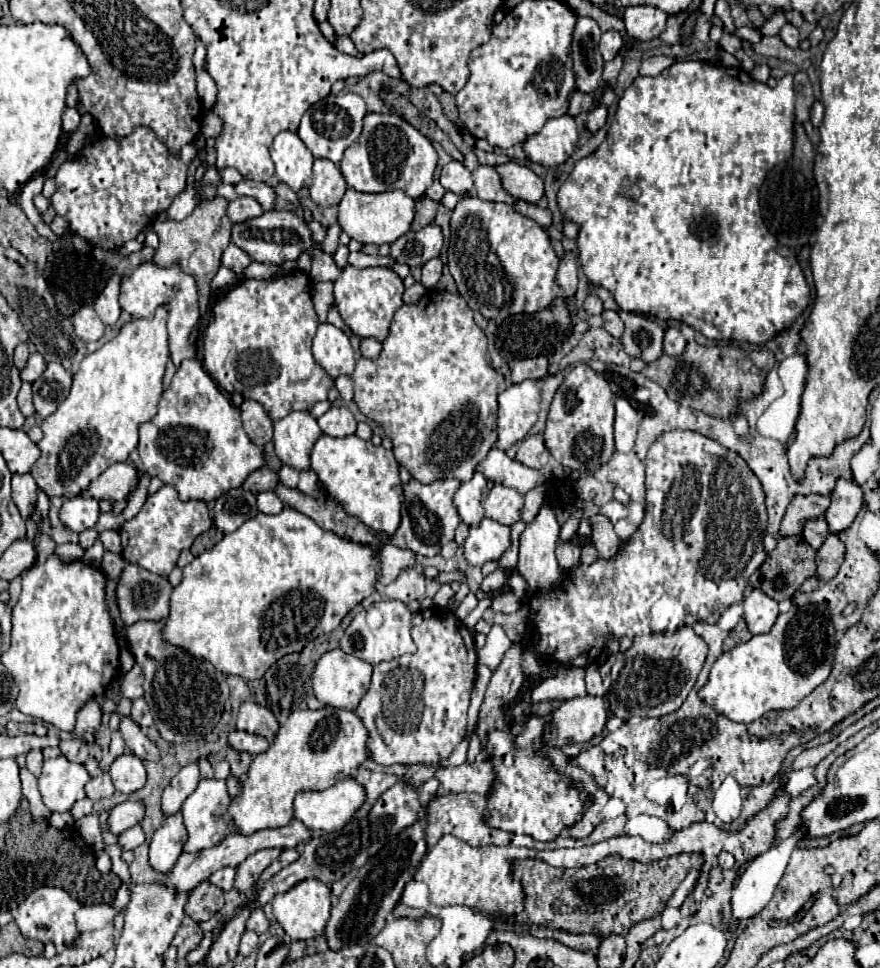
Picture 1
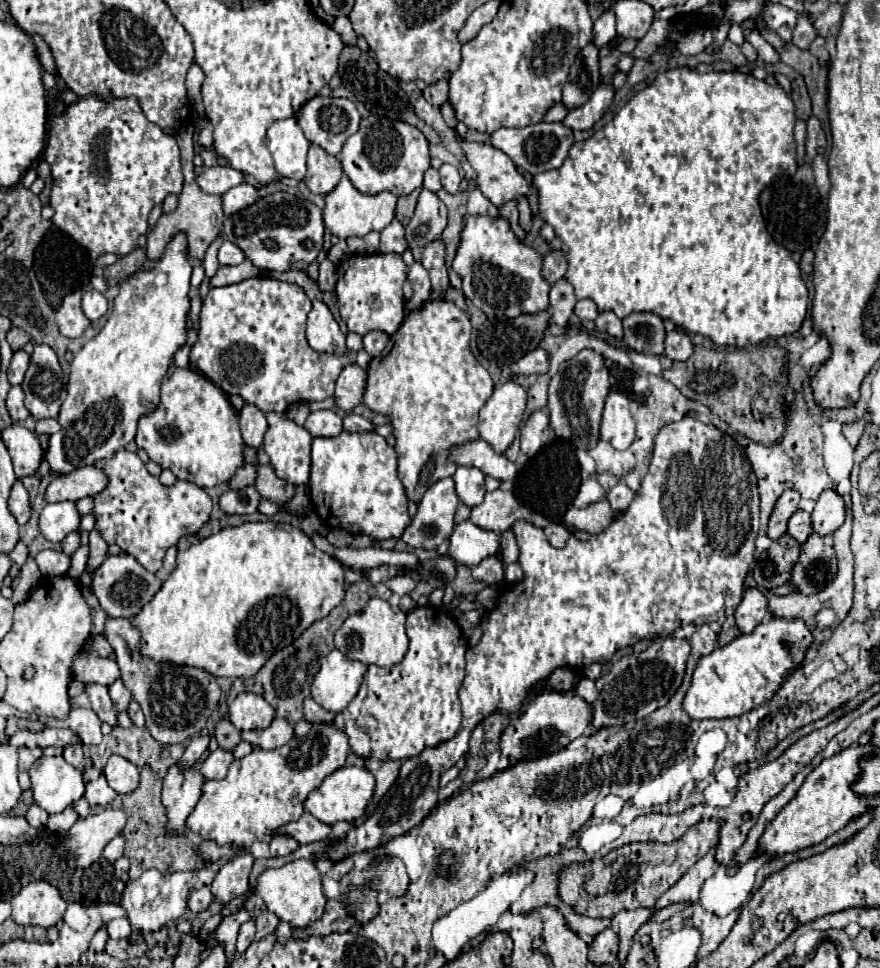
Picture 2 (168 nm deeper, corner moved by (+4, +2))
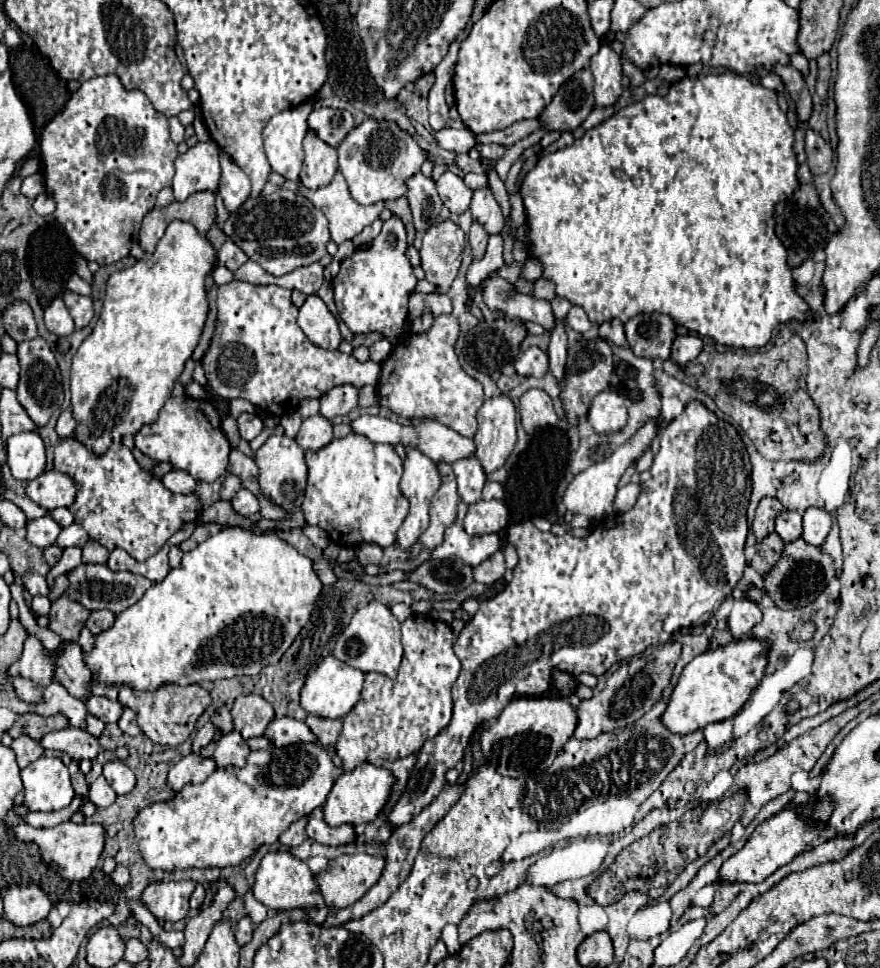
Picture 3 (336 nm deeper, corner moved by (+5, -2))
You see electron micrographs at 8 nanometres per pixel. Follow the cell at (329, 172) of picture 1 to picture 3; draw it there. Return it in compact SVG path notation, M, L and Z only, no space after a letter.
M308 132L304 138L304 154L300 182L310 190L330 184L332 176L338 172L336 148L324 144L314 132Z

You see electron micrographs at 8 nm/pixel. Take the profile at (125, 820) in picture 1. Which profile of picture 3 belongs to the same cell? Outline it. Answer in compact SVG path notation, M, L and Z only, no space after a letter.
M68 820L68 822L64 822L56 828L38 830L38 828L28 826L26 822L20 822L20 824L12 826L10 832L20 842L38 844L38 848L42 852L42 860L66 880L84 880L84 878L88 878L92 874L92 870L96 868L102 852L104 852L104 826L102 824L86 824L86 822L84 824L74 824L74 822Z

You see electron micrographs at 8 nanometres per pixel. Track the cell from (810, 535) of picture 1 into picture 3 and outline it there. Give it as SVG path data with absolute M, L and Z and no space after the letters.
M784 510L778 518L776 518L776 534L784 540L784 542L792 542L802 538L802 516L798 512L790 512Z

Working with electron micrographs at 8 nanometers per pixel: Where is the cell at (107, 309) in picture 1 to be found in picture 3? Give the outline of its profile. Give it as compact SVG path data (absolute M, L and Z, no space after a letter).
M66 292L64 296L64 302L74 318L74 324L76 328L84 328L90 324L90 320L94 318L94 302L92 298L88 296L78 296L78 294L72 294L72 292Z

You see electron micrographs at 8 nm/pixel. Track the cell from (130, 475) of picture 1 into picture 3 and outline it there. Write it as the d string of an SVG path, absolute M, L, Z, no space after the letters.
M44 472L28 482L26 494L32 502L46 510L70 506L72 500L76 500L76 480L62 472Z

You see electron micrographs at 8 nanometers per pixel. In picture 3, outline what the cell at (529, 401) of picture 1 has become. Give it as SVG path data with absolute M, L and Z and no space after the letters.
M510 396L488 398L478 410L476 458L486 472L498 470L516 444L516 408Z

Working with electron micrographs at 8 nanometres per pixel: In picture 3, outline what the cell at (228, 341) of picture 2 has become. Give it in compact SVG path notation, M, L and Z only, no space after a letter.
M240 280L218 288L216 330L212 334L206 354L202 356L202 368L206 372L210 390L226 400L244 398L264 412L270 412L274 416L284 416L288 412L296 412L296 408L302 400L320 398L330 388L340 386L340 384L356 384L356 386L372 384L372 386L376 386L378 374L380 374L380 364L376 364L372 360L358 362L356 358L352 358L350 354L344 354L340 350L330 352L330 350L316 348L304 336L300 326L296 324L298 308L292 304L290 296L292 296L292 292L286 288L254 286L254 284L240 282Z

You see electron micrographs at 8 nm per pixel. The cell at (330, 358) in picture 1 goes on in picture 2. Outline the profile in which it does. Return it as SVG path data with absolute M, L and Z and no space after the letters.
M313 300L313 308L307 316L307 340L317 352L347 352L345 334L341 332L331 310L321 300Z

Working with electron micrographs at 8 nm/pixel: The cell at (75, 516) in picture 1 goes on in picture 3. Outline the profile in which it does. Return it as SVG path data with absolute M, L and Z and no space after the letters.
M46 514L42 518L36 518L36 520L28 522L26 538L28 538L30 544L44 550L44 548L48 548L48 546L52 546L56 542L60 532L62 532L62 526L52 516Z

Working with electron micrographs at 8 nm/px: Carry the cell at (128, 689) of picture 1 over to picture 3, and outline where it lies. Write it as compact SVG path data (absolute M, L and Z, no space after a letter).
M94 696L86 702L88 712L92 712L94 716L98 716L102 722L110 724L110 722L118 722L120 712L122 712L122 704L118 700L110 700L106 696Z

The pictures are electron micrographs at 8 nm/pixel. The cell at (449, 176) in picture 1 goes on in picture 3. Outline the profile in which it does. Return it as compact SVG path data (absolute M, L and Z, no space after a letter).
M446 170L440 176L440 180L436 182L436 186L438 186L438 194L440 194L444 206L450 212L462 214L464 210L468 210L472 190L462 182L462 178L454 170Z

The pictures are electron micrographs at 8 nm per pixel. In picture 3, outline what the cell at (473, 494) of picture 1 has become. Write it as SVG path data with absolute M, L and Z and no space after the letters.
M476 458L458 460L452 464L452 470L454 470L456 482L458 482L458 496L466 504L478 502L482 498L482 488L486 482L486 474L484 474L480 462Z

